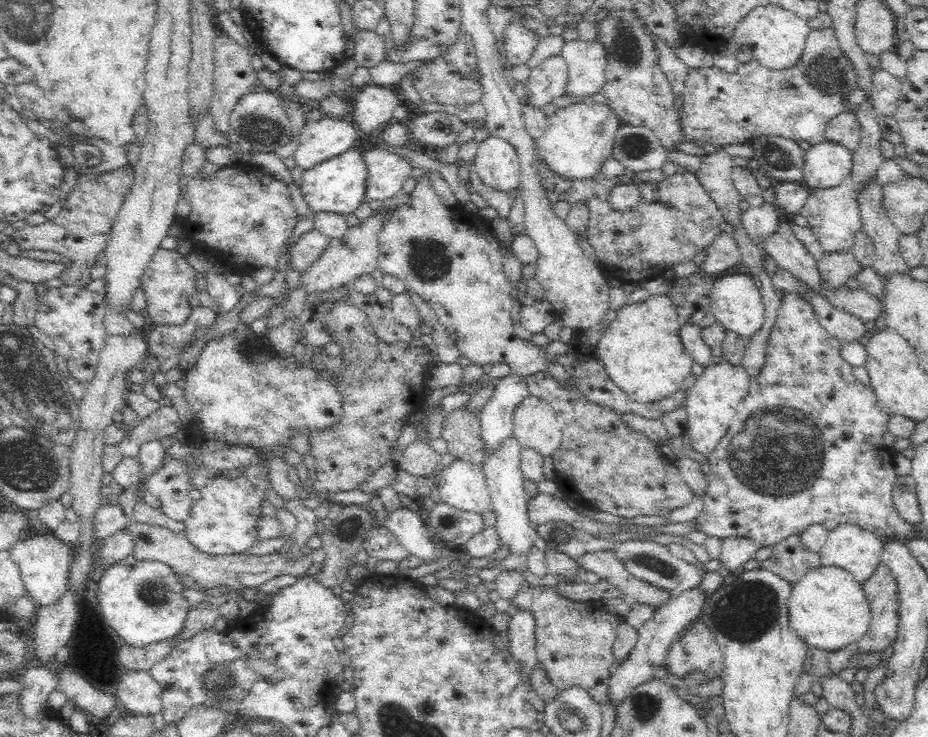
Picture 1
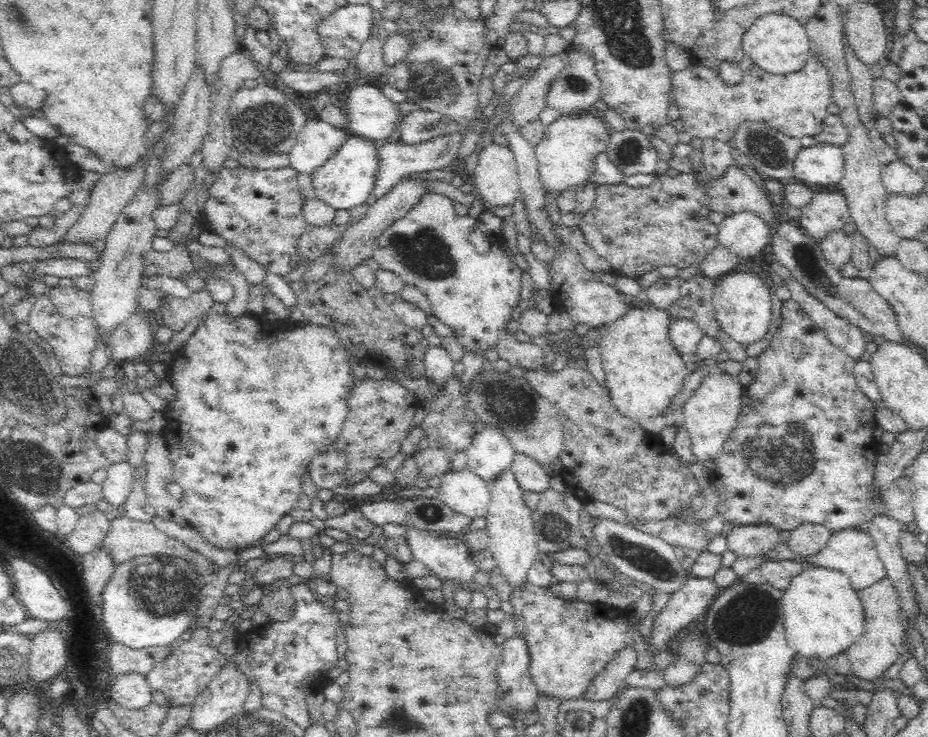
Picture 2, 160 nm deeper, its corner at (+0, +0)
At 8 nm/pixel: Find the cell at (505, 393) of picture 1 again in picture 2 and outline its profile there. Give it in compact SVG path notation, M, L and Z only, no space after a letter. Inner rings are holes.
M486 425L486 429L480 434L476 433L472 443L465 449L465 469L490 486L498 480L498 476L502 476L502 472L510 469L515 453L499 428Z

